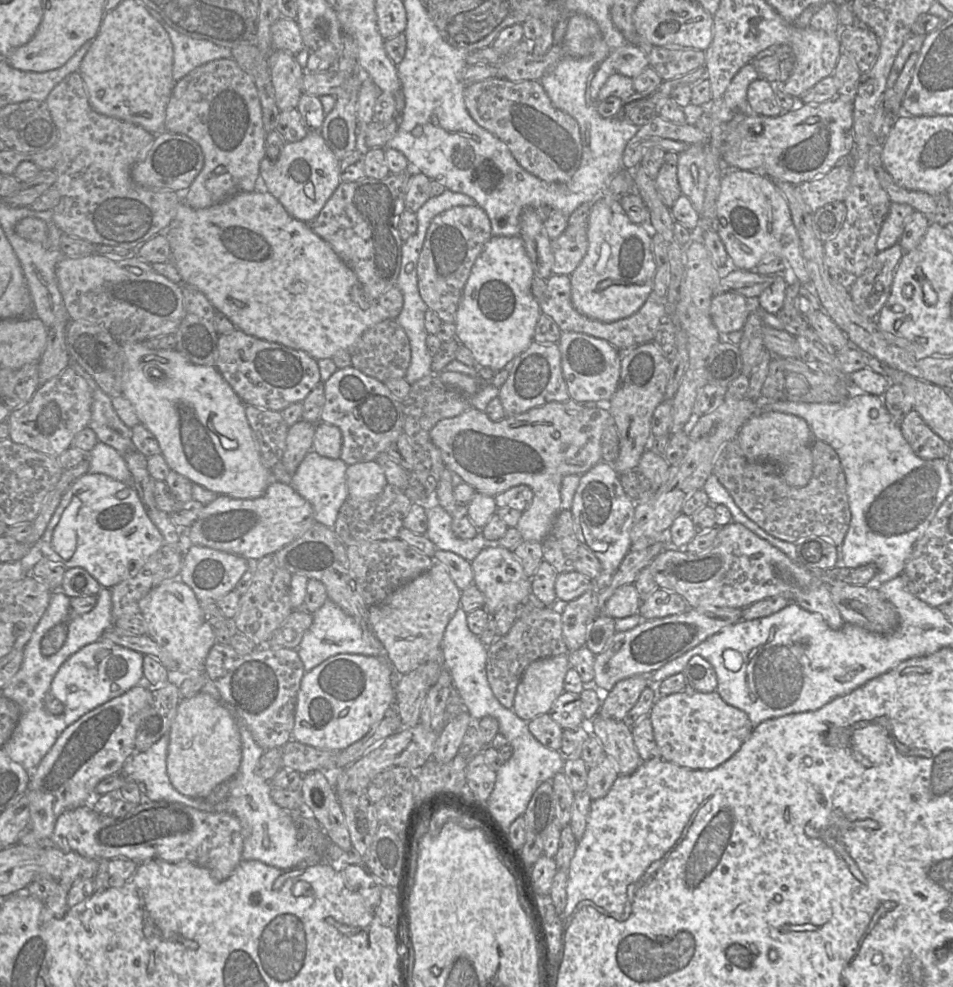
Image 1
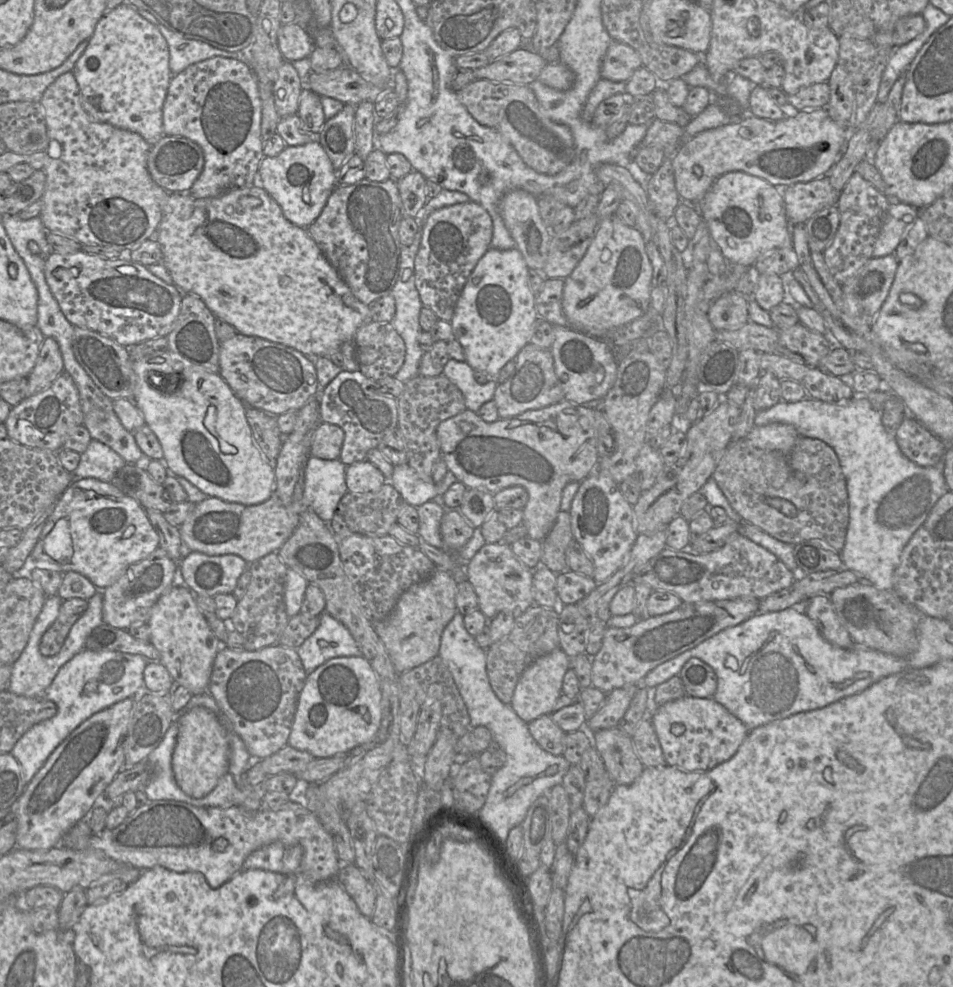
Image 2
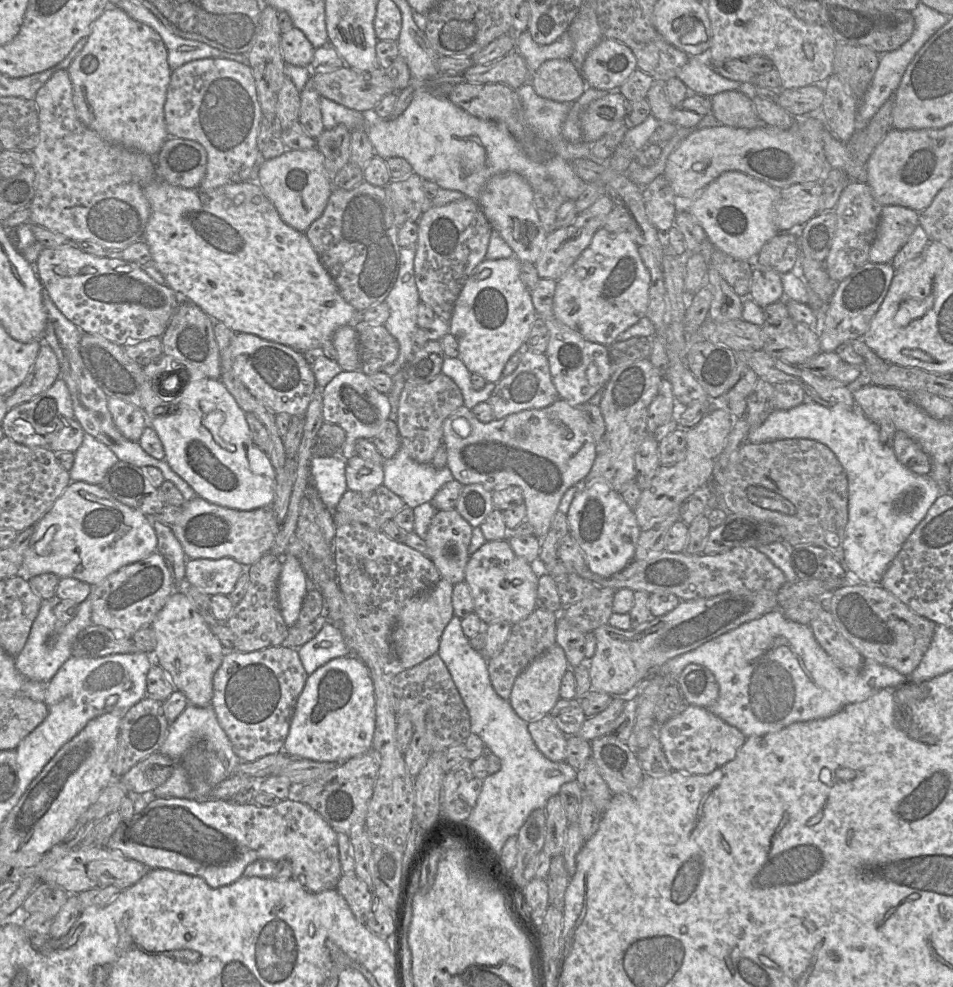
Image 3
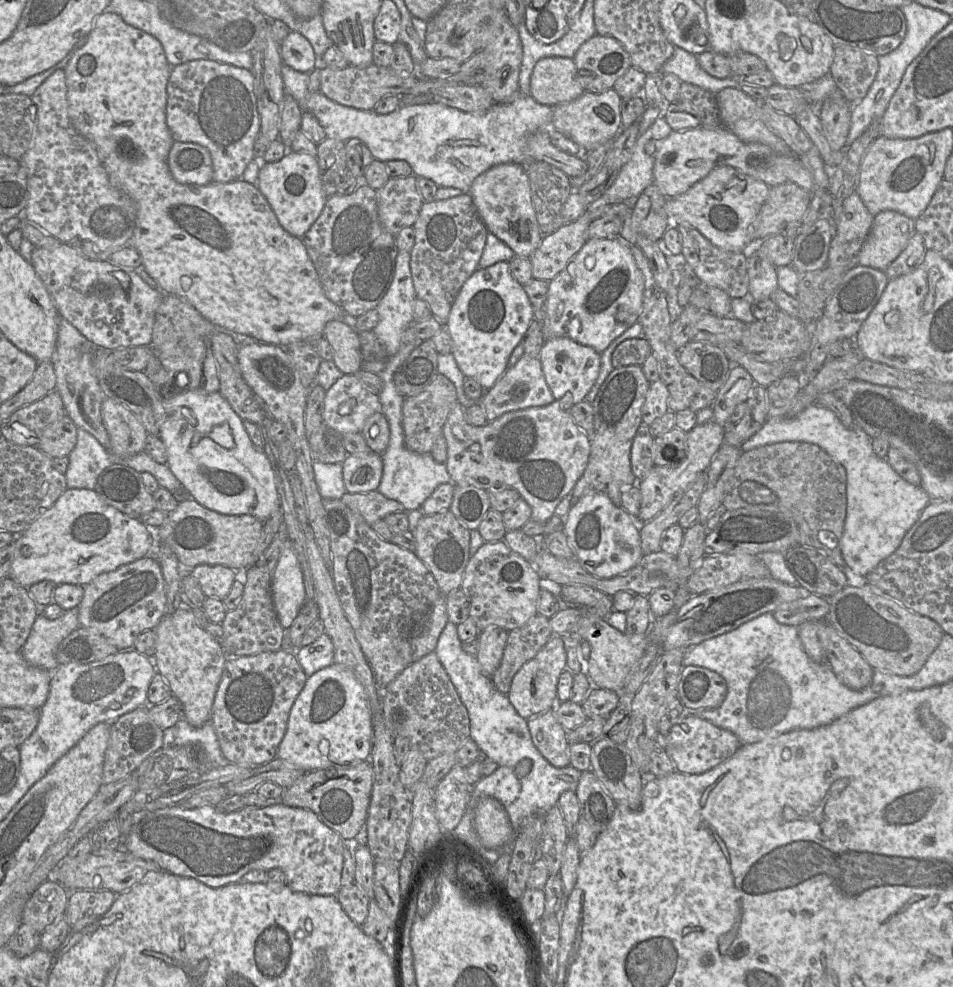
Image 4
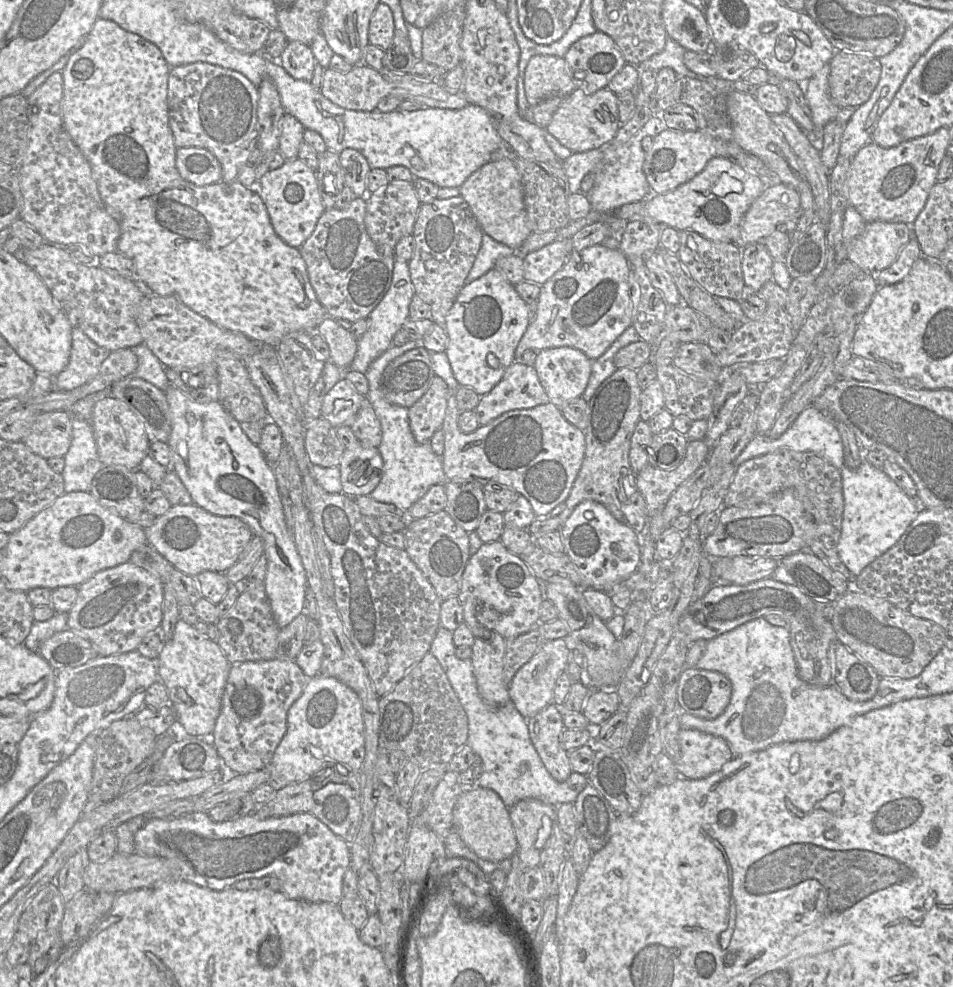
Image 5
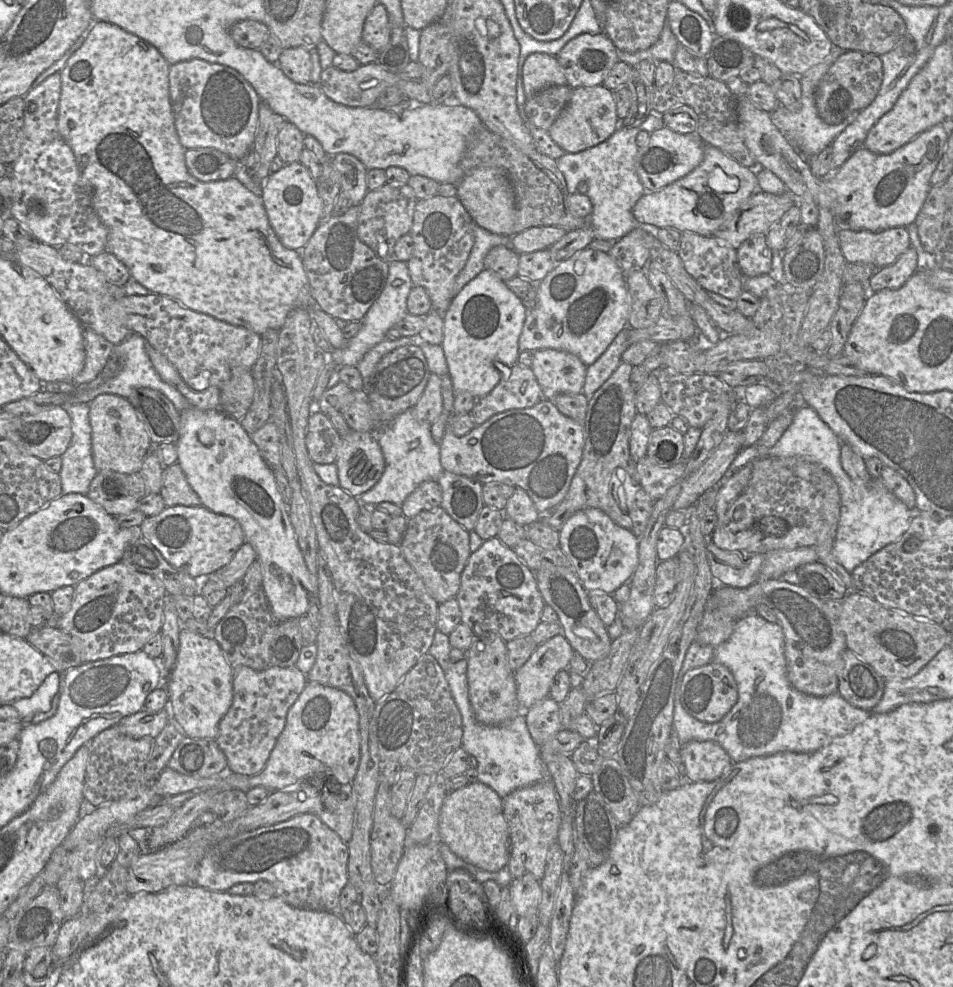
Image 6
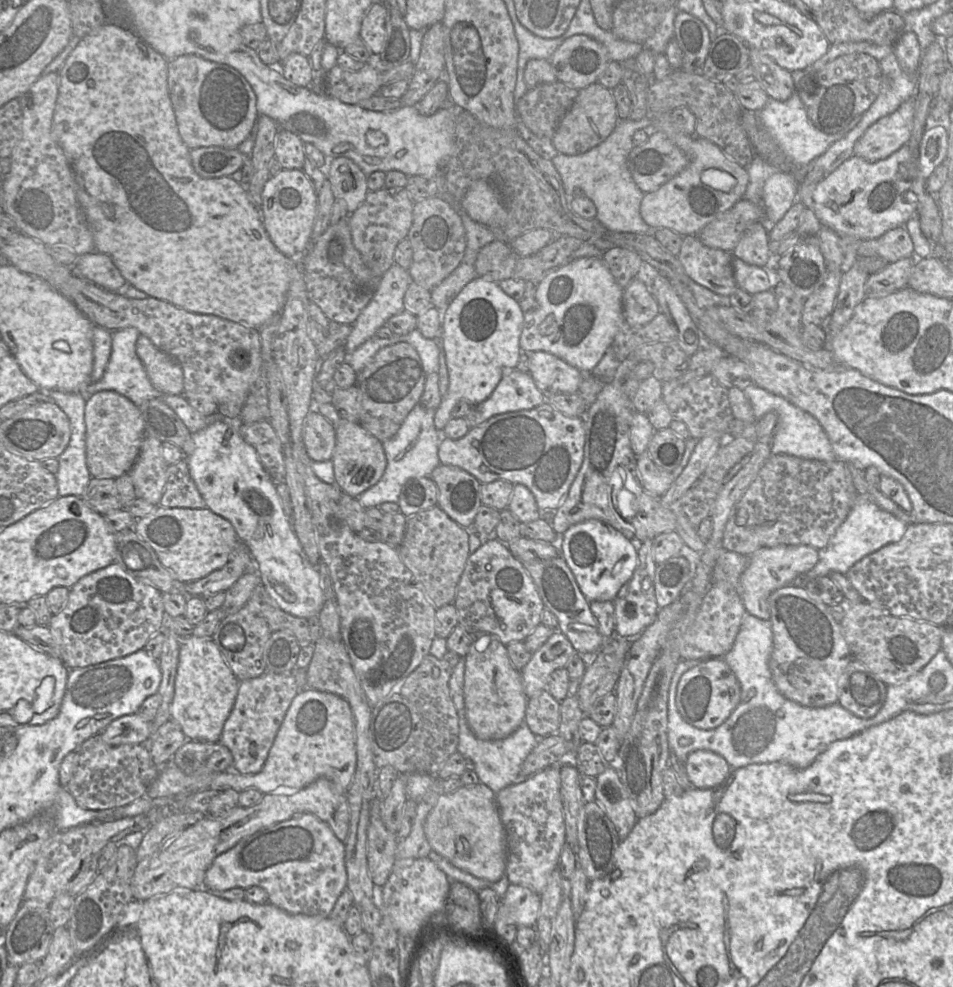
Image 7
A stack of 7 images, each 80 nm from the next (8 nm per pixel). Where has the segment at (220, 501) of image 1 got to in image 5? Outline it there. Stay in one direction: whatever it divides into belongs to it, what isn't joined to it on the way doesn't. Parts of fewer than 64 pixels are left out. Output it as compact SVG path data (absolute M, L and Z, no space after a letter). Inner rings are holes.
M194 503L187 505L174 505L156 517L154 523L145 528L147 542L169 561L177 570L196 577L204 571L224 573L238 560L247 544L254 537L251 529L241 519L234 516L218 516L211 514Z

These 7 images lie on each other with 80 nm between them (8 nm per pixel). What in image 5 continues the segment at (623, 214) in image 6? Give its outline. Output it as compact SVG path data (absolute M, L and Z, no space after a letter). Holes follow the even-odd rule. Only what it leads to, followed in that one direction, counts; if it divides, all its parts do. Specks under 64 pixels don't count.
M656 111L628 142L610 141L596 149L572 153L561 162L562 169L568 178L570 193L581 192L582 179L586 174L593 173L595 175L593 188L585 194L589 196L592 209L601 213L613 213L625 204L637 202L652 195L643 171L645 152L641 141L645 136L654 137L666 129L668 127L663 119L663 111L660 113Z

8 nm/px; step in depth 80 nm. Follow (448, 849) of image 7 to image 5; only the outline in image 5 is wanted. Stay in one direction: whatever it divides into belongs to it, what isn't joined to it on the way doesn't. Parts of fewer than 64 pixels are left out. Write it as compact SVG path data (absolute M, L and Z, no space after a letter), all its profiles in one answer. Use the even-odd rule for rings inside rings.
M477 787L464 791L453 810L453 825L463 843L482 859L500 862L517 853L518 842L509 808L492 789Z

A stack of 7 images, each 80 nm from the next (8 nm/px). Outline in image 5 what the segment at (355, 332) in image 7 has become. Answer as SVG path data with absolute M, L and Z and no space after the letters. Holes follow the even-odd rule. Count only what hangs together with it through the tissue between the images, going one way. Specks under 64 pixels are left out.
M395 258L390 286L381 301L367 317L368 329L358 338L357 352L349 366L350 370L365 374L370 364L392 346L393 336L402 329L405 321L410 319L409 306L414 295L408 262L401 258Z

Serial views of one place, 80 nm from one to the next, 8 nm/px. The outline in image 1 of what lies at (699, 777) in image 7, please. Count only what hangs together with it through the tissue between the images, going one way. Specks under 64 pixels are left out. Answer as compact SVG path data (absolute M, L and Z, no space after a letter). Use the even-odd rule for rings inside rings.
M717 691L660 696L653 704L649 717L661 759L681 768L701 771L711 771L726 763L738 752L754 728L748 715L727 704Z

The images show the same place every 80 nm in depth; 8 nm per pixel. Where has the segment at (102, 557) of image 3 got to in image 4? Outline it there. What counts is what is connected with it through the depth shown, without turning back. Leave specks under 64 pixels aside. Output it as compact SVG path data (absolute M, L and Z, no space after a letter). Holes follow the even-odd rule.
M67 488L56 502L38 516L22 533L16 535L15 554L10 576L20 585L29 588L47 580L56 586L75 584L85 586L98 575L152 555L156 545L155 528L150 529L140 519L131 518L106 503L95 490Z

